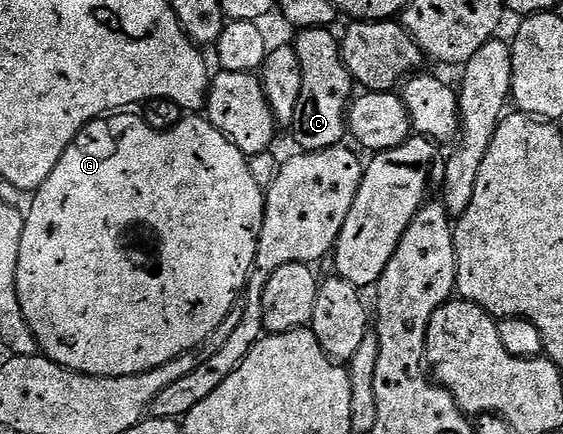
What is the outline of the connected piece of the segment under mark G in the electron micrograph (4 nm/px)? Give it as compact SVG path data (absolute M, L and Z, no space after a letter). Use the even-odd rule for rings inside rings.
M118 114L91 120L70 142L58 166L50 170L50 178L35 189L31 197L32 205L26 208L22 250L18 250L16 289L22 314L36 339L37 349L49 360L71 372L91 376L129 376L154 370L154 366L162 366L162 362L170 362L170 358L178 358L178 354L202 343L241 299L248 275L256 263L256 243L260 240L264 221L266 192L262 184L260 188L248 164L251 164L249 157L200 114L185 115L174 130L166 130L166 134L157 136L152 136L152 132L148 132L140 120L127 120Z

